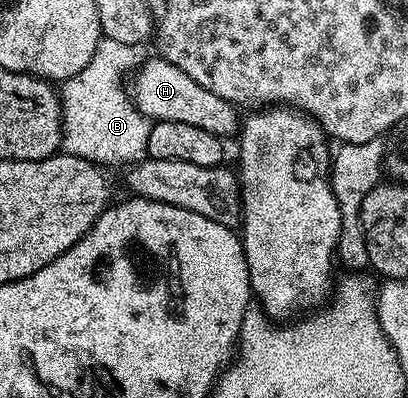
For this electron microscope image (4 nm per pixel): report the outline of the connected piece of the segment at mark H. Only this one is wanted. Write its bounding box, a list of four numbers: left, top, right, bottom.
[134,55,241,139]

